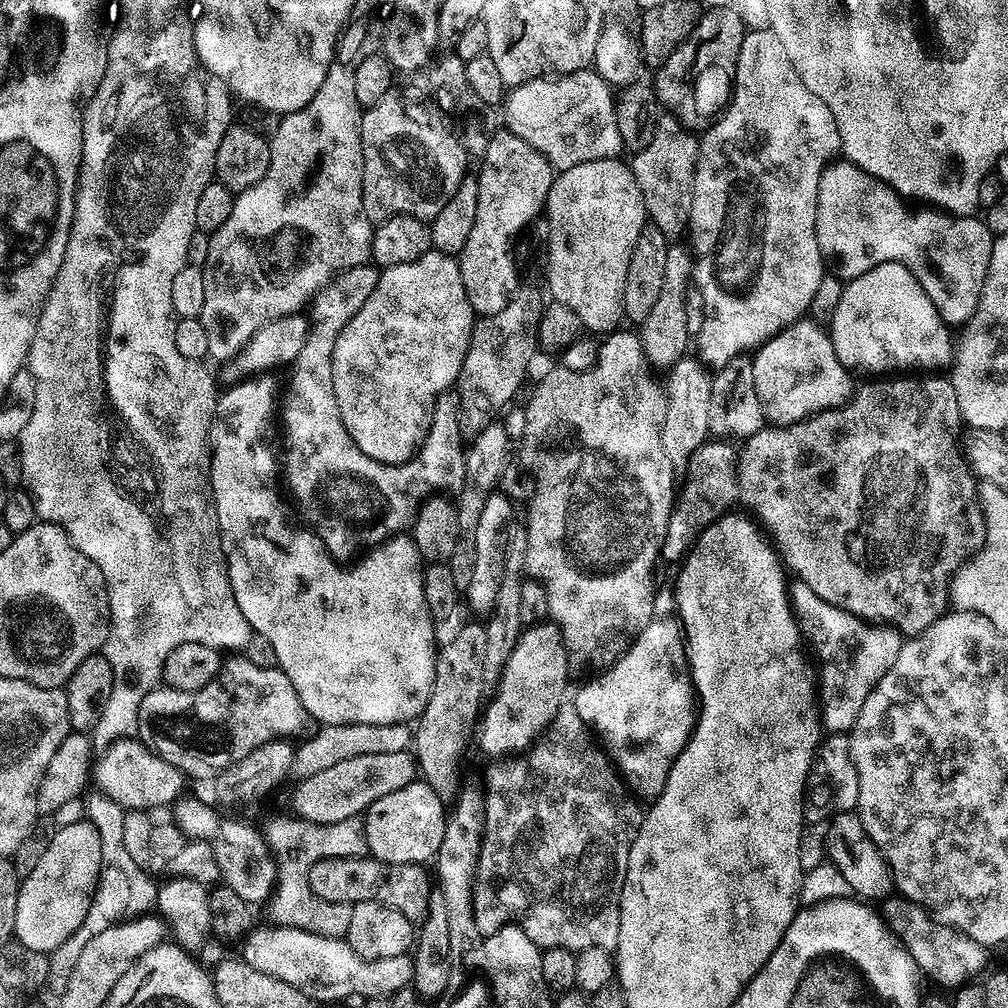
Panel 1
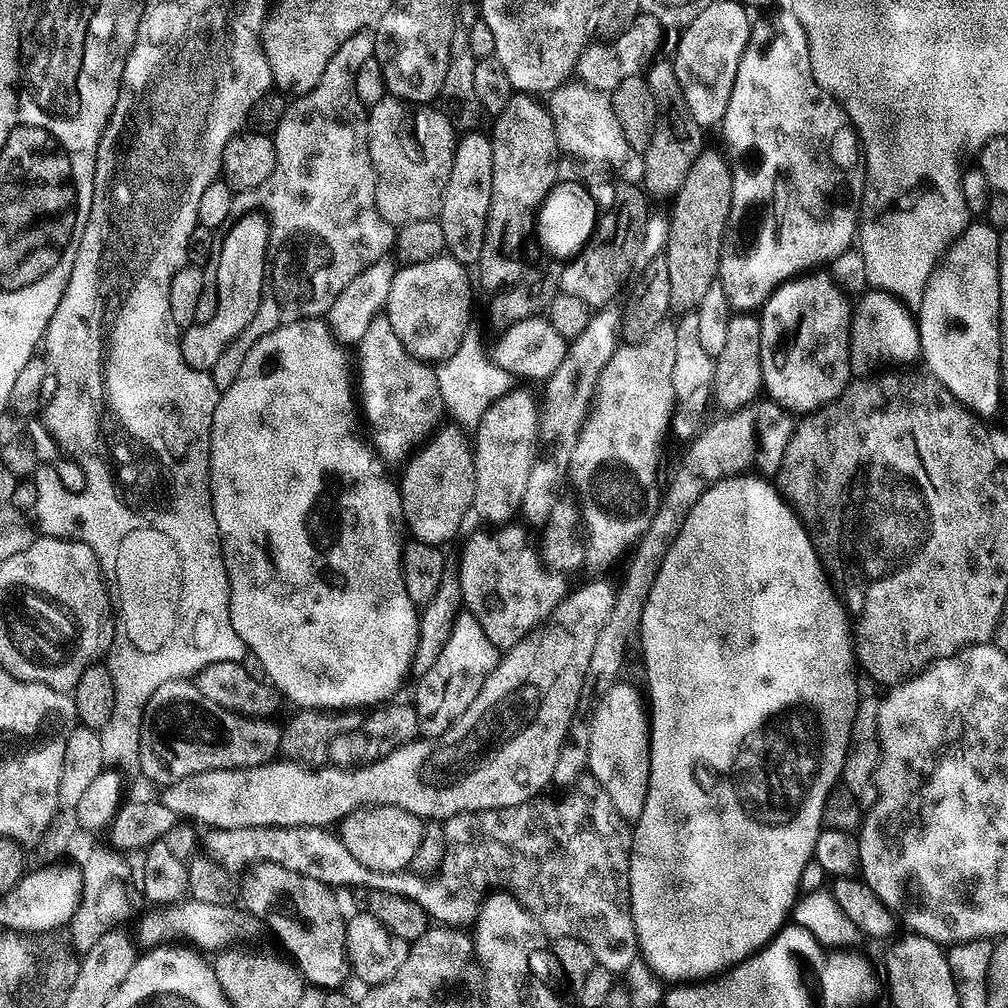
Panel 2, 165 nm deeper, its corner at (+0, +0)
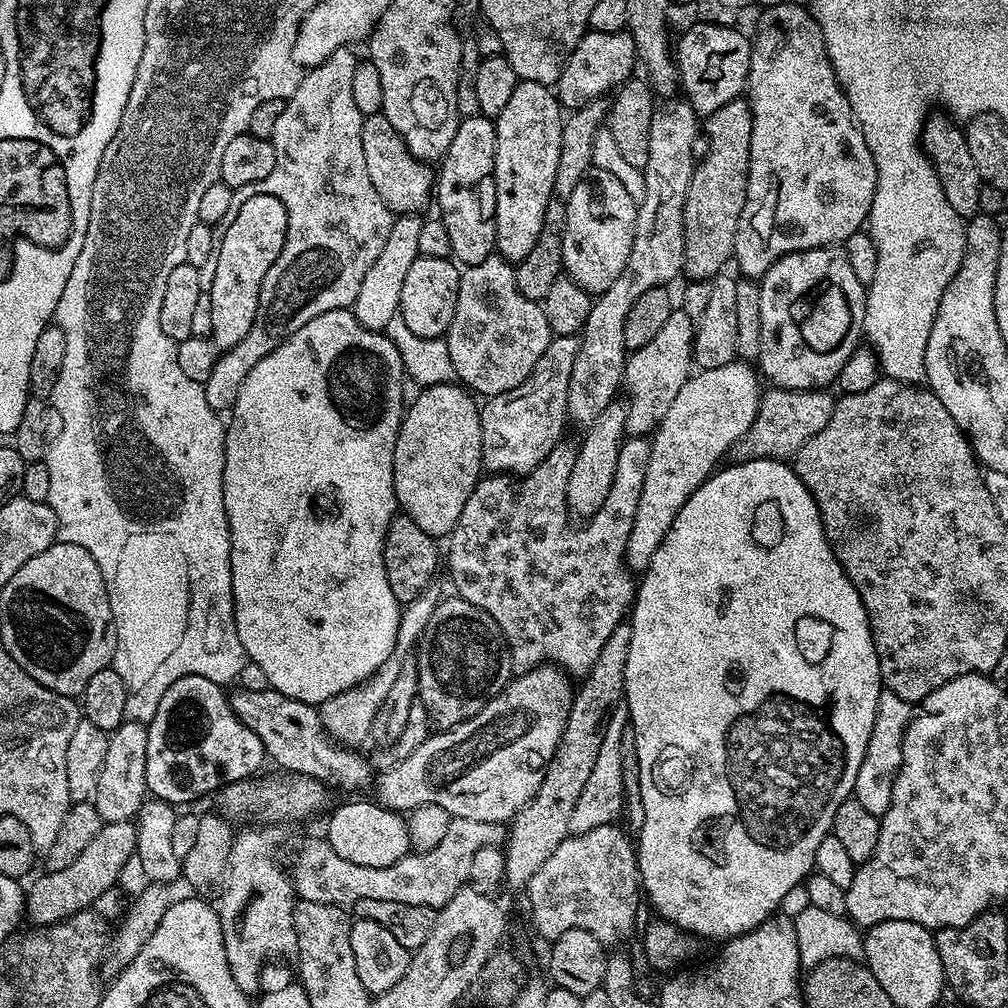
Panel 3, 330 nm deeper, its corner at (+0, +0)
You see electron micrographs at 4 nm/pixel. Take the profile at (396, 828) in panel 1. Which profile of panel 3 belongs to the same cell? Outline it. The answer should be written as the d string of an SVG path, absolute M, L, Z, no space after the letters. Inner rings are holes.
M356 800L353 804L342 805L328 820L326 839L334 854L346 858L346 862L379 868L394 866L394 862L398 862L410 852L407 819L391 808L369 800Z

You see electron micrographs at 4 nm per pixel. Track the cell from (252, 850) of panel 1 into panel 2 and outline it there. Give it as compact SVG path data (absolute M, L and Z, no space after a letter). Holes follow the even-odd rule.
M258 860L239 877L238 896L243 907L257 918L265 916L270 927L276 931L285 948L292 954L291 959L300 969L300 975L309 985L323 990L336 990L344 979L349 979L348 951L346 950L346 912L336 901L337 893L331 887L314 878L306 878L294 870L288 870L278 862Z

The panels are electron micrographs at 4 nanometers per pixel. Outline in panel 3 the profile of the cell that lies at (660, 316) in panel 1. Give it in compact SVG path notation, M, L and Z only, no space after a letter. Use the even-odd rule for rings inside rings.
M737 98L726 102L726 106L714 110L702 124L702 132L708 135L708 149L699 157L692 170L690 190L686 190L684 207L684 270L683 275L692 282L708 282L712 277L721 275L724 268L733 259L734 238L738 230L738 218L742 206L746 206L748 189L748 167L750 166L750 130L752 129L752 111L747 99Z

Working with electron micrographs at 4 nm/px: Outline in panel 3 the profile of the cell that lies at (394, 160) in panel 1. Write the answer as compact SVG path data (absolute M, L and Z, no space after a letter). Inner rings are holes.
M382 114L365 116L362 126L362 150L366 154L366 174L370 174L370 182L374 182L374 190L378 190L378 198L386 202L386 206L394 214L420 214L430 204L434 192L434 172L427 163L411 156L404 140L390 126L390 122Z

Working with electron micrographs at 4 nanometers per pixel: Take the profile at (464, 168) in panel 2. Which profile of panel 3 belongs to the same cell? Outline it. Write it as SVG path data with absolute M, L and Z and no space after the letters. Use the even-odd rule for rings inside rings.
M465 116L454 134L454 142L439 161L438 175L434 180L434 204L440 207L438 219L450 233L451 259L457 265L467 266L485 260L496 252L496 179L494 154L496 153L496 125L487 116Z

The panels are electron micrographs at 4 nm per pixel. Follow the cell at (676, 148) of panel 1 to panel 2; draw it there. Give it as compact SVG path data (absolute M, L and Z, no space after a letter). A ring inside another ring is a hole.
M657 59L647 69L646 79L654 94L656 107L656 129L650 138L650 146L642 154L644 157L644 178L642 188L649 197L675 197L676 191L686 182L686 173L694 166L694 158L706 147L705 129L694 122L694 114L686 106L686 94L682 94L682 82L678 82L678 74L667 59Z

